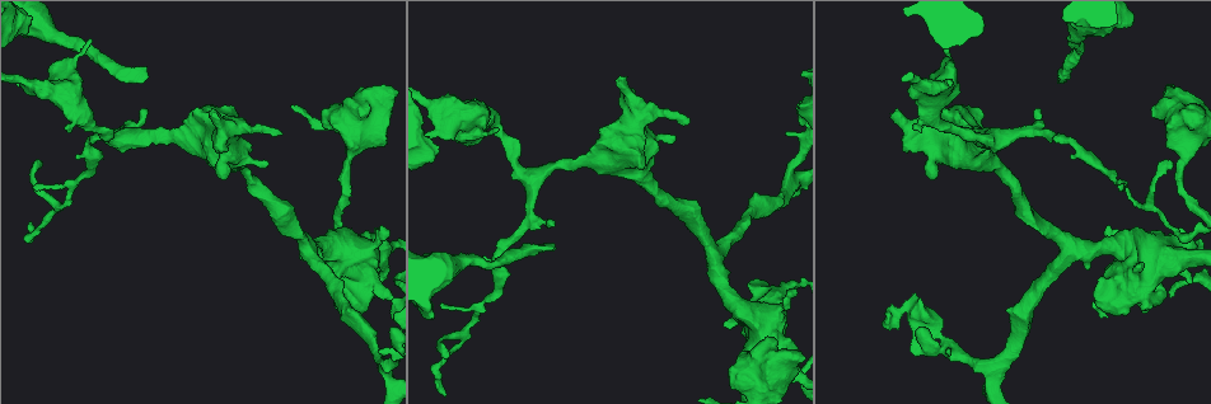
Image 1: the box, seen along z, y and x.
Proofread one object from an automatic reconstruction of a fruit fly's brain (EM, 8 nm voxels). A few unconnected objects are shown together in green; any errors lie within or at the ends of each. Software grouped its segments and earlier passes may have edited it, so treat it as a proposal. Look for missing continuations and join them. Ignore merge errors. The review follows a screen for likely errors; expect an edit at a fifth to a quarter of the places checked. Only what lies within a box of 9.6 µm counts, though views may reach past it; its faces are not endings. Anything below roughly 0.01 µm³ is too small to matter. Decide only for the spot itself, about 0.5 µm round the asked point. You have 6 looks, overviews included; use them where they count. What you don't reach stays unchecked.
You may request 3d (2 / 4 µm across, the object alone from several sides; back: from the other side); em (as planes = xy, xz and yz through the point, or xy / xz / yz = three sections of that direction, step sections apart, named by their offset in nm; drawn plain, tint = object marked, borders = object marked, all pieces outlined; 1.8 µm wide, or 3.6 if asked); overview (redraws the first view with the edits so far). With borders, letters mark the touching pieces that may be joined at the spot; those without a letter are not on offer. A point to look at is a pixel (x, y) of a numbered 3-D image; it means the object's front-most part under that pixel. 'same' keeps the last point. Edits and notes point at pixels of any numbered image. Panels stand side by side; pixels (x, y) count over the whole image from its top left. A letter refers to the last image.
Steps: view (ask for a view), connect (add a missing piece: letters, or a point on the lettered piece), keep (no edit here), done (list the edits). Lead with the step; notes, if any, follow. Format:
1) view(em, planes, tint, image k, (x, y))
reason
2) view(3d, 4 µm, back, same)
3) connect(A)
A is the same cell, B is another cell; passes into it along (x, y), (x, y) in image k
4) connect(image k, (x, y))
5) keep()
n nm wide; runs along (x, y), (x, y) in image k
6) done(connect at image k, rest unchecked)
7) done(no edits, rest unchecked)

view(em, planes, borders, image 1, (499, 130))
free end

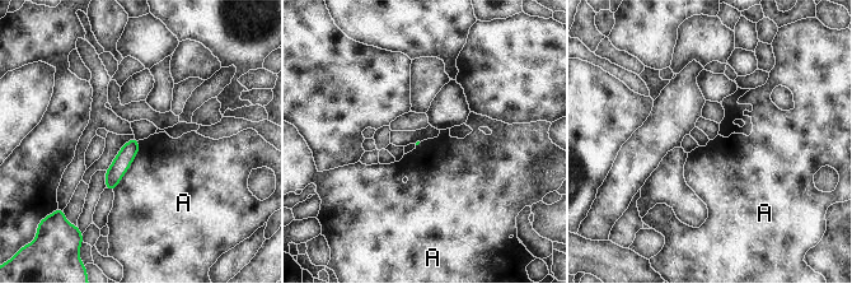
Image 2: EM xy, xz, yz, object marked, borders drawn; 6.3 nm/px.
keep()
A is another cell; runs along (134, 142), (115, 172), (109, 186) in image 2; none of them fits

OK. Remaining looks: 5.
view(em, planes, borders, image 1, (147, 74))
long arm stops here

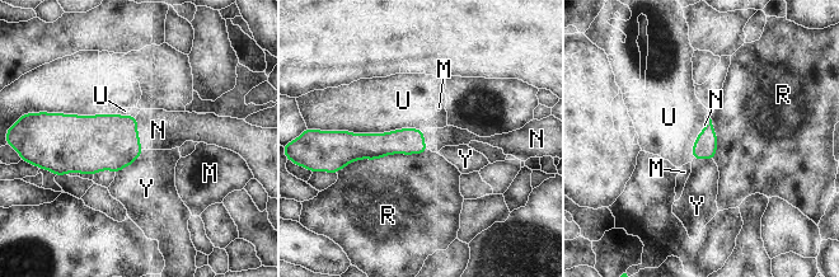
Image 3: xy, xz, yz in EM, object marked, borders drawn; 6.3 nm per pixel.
connect(N)
N is the same cell, M, R, U and Y are other cells; it goes on there

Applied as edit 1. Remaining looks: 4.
view(em, planes, borders, image 1, (891, 118))
free end

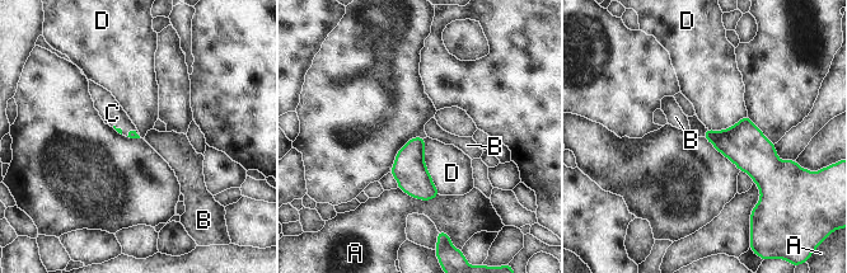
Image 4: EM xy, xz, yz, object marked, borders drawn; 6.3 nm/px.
connect(C)
D touches over 360 nm; C is the same cell, A, B and D are other cells; it goes on there

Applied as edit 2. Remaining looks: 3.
done(connect at image 3, connect at image 4, rest unchecked)

